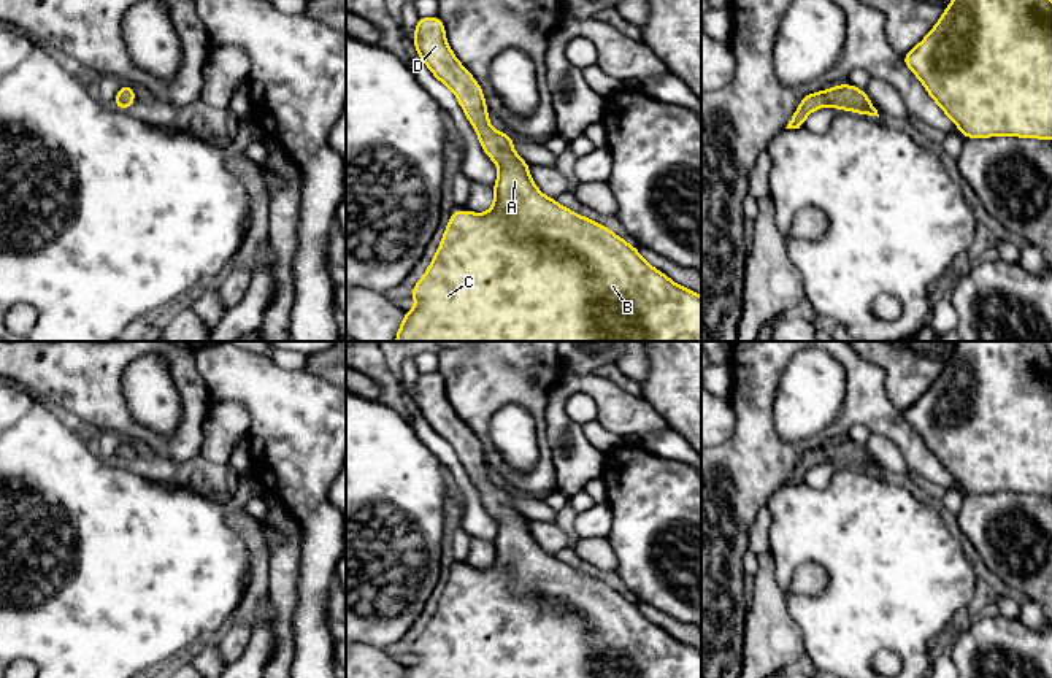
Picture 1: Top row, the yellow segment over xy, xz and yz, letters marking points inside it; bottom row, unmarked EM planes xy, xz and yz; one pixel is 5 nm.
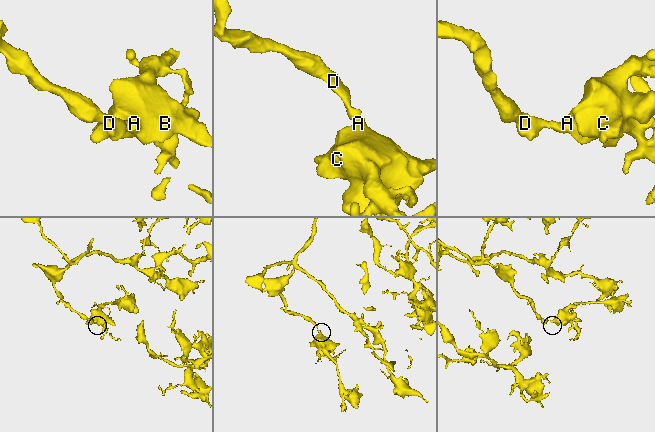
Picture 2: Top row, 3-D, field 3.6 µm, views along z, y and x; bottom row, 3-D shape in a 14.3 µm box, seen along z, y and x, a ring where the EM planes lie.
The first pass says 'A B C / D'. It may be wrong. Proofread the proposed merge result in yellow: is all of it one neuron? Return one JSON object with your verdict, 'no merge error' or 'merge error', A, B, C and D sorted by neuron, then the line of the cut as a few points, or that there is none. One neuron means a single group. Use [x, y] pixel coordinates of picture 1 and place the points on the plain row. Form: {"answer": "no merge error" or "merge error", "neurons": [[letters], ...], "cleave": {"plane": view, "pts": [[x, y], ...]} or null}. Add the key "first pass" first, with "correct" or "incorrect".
{"first pass": "incorrect", "answer": "no merge error", "neurons": [["A", "B", "C", "D"]], "cleave": null}

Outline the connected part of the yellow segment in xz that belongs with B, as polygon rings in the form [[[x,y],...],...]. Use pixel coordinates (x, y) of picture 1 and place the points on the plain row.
[[[438,372],[419,373],[414,403],[435,433],[455,449],[476,484],[481,503],[497,519],[498,534],[493,541],[495,559],[487,568],[455,565],[451,570],[433,616],[408,651],[419,661],[405,667],[403,678],[701,678],[701,653],[697,648],[681,643],[651,622],[635,602],[605,581],[541,549],[528,530],[530,521],[513,507],[514,492],[489,481],[482,445],[455,414]]]

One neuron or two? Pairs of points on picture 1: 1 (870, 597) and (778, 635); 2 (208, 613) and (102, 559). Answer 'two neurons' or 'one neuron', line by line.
1: two neurons
2: one neuron

